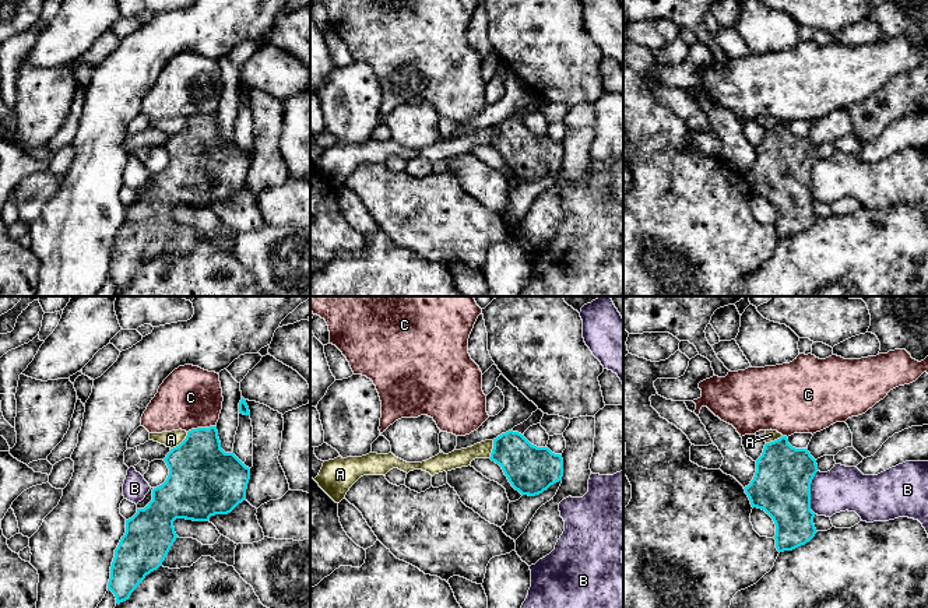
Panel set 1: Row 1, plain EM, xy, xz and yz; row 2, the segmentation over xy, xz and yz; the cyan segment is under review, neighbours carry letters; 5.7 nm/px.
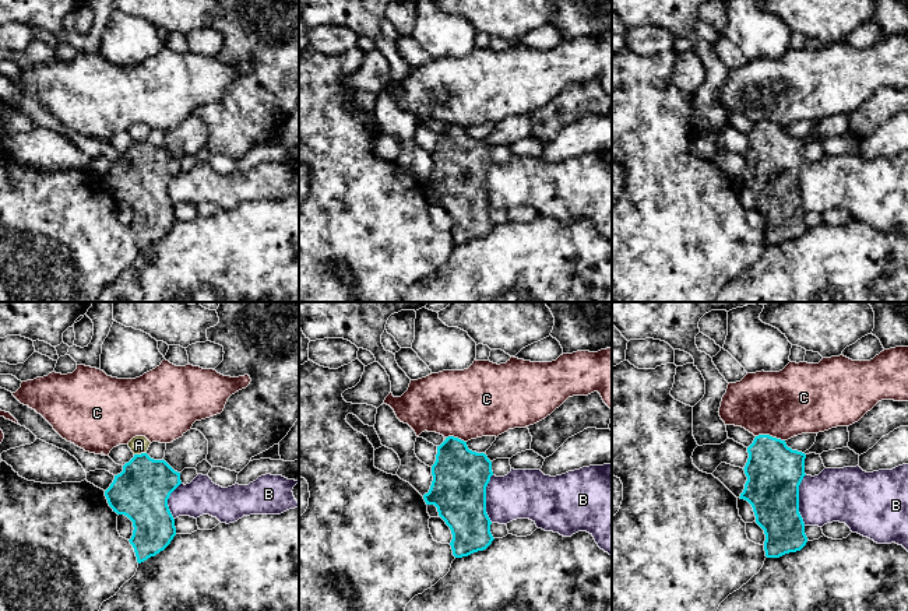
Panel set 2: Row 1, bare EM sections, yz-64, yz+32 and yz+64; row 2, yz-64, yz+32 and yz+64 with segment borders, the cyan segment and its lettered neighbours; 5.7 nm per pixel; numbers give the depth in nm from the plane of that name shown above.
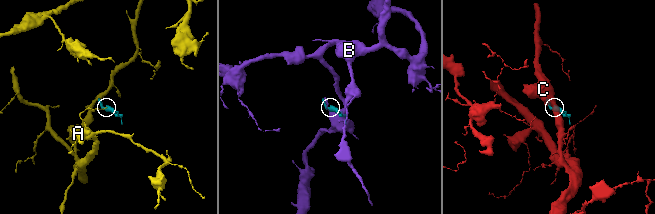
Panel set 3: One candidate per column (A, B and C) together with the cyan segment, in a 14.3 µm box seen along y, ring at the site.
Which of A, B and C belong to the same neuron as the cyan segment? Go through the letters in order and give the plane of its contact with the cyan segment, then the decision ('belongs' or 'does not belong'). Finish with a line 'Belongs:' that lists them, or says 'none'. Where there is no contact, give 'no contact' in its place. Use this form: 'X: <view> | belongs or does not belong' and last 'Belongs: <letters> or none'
A: xy | does not belong
B: yz | does not belong
C: xy | does not belong
Belongs: none

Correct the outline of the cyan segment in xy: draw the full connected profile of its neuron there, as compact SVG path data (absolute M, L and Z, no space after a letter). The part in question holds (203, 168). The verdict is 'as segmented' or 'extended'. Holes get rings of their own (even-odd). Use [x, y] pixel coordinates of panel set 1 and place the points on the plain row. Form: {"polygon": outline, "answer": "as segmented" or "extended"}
{"polygon": "M217 113L197 115L187 119L186 126L164 145L169 155L166 168L152 176L152 187L126 207L122 224L110 253L108 277L116 284L116 291L130 285L131 280L147 261L162 253L172 231L179 225L173 208L186 205L208 208L211 203L228 201L246 186L250 155L235 141L221 136Z", "answer": "as segmented"}

